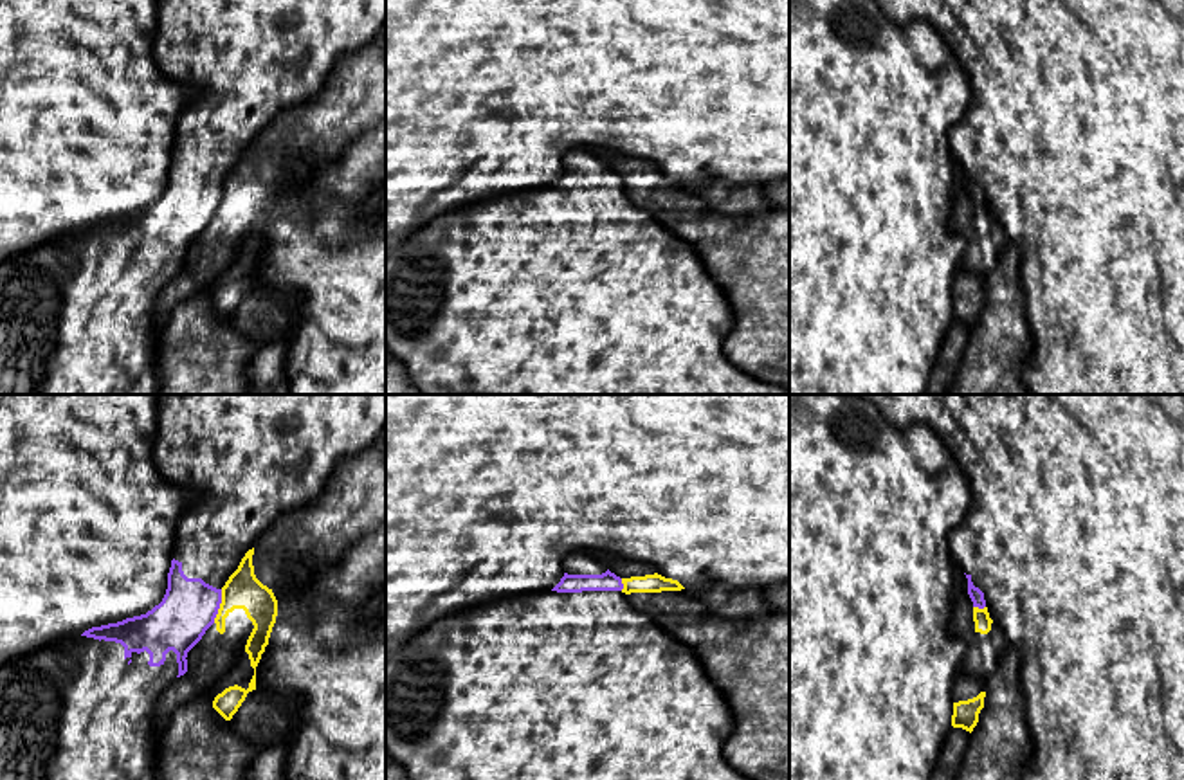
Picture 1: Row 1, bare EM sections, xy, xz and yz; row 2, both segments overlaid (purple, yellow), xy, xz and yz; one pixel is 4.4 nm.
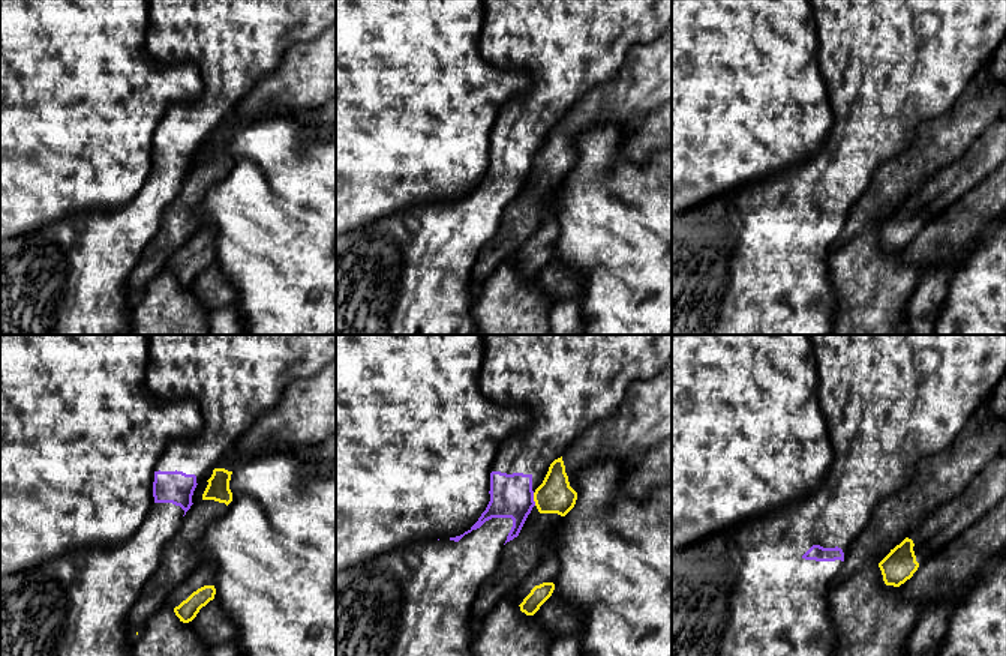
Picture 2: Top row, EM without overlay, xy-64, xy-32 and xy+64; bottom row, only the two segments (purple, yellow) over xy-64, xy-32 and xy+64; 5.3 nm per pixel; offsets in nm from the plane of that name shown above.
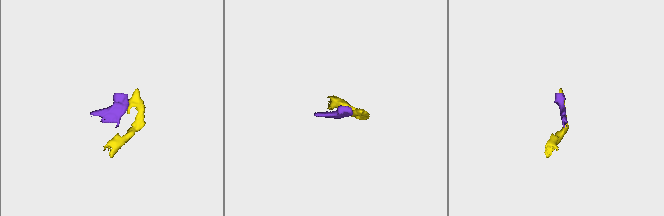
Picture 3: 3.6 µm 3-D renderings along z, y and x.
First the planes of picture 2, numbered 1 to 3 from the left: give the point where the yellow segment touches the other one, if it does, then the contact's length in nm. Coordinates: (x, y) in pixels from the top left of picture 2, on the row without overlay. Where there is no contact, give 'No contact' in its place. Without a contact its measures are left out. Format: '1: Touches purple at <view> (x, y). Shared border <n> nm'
1: No contact
2: Touches purple at xy-32 (532, 162). Shared border 70 nm
3: No contact

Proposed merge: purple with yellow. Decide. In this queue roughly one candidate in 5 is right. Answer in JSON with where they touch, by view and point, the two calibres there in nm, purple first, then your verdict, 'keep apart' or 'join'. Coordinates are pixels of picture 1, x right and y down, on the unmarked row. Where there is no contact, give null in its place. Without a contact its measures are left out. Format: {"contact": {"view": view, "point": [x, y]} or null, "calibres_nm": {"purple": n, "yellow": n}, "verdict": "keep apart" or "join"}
{"contact": {"view": "xy", "point": [218, 202]}, "calibres_nm": {"purple": 260, "yellow": 160}, "verdict": "keep apart"}

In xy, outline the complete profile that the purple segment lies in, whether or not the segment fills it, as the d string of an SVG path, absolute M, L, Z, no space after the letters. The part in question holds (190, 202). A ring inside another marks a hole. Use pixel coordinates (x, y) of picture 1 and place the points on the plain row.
M153 0L157 25L153 56L160 70L173 81L198 90L198 95L184 108L178 119L178 135L168 169L168 186L159 202L141 213L117 220L92 223L81 232L70 232L54 241L34 247L20 256L0 263L0 395L159 395L157 353L159 331L153 326L157 297L162 288L187 268L187 249L202 236L214 220L222 200L222 184L238 166L241 155L254 144L256 137L288 108L315 99L337 59L371 43L386 31L386 0Z

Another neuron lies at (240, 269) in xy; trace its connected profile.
M254 144L245 150L238 166L222 184L222 200L214 214L216 227L225 229L225 214L234 205L243 205L254 225L247 236L245 247L229 261L227 268L216 276L207 286L213 304L231 317L247 290L256 286L256 263L269 241L269 234L278 213L278 196L267 182L263 182L252 162Z

